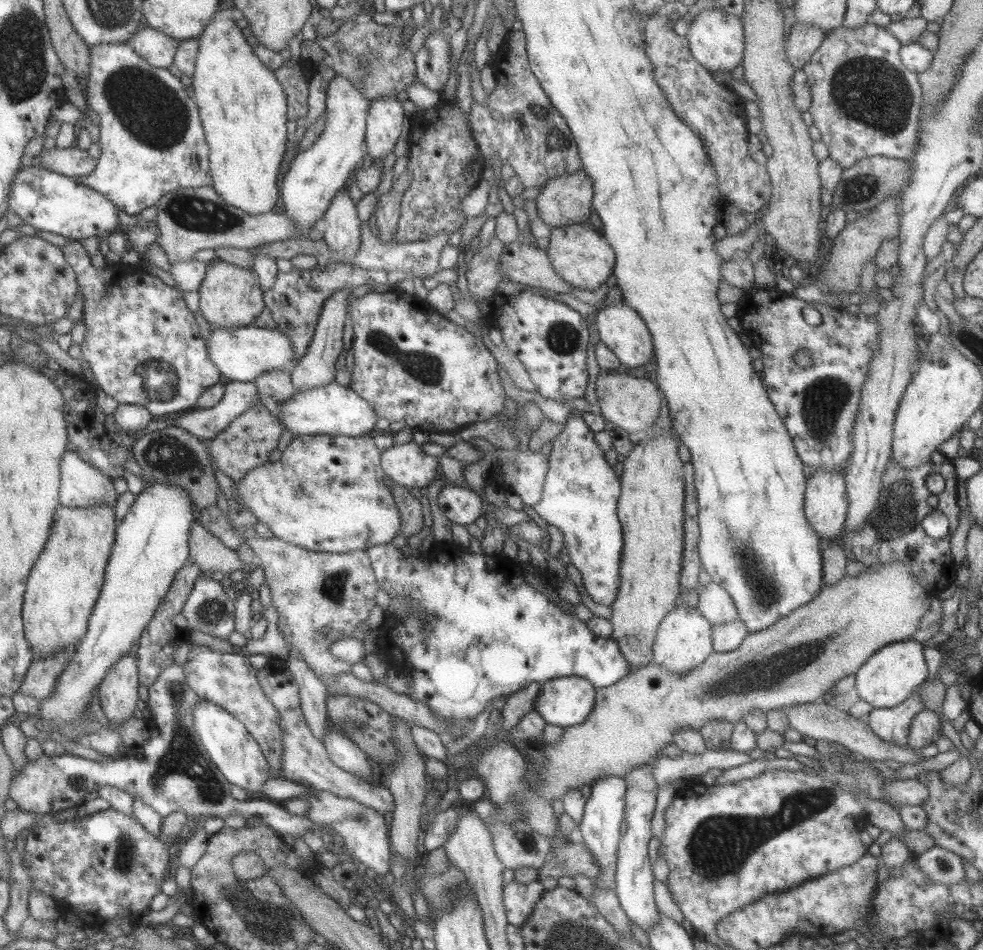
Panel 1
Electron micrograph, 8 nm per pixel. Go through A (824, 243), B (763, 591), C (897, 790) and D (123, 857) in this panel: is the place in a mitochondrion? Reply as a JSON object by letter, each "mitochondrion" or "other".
{"A":"other","B":"mitochondrion","C":"other","D":"mitochondrion"}

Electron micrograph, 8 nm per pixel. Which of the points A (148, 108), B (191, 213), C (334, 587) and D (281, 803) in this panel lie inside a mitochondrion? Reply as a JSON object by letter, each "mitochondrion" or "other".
{"A":"mitochondrion","B":"mitochondrion","C":"mitochondrion","D":"other"}

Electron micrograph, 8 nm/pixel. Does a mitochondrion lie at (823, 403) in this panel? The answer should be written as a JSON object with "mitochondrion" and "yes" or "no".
{"mitochondrion":"yes"}

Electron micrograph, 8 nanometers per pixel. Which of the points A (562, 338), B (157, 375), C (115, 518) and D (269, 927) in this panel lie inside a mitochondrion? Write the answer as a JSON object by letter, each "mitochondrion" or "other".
{"A":"mitochondrion","B":"mitochondrion","C":"other","D":"mitochondrion"}

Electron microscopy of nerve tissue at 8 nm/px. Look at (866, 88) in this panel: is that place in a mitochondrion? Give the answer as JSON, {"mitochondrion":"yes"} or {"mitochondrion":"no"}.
{"mitochondrion":"yes"}

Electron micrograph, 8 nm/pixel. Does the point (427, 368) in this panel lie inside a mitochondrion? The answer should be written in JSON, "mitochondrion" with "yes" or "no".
{"mitochondrion":"yes"}

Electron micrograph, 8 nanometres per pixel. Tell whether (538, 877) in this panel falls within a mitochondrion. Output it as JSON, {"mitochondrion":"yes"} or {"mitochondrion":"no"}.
{"mitochondrion":"no"}

